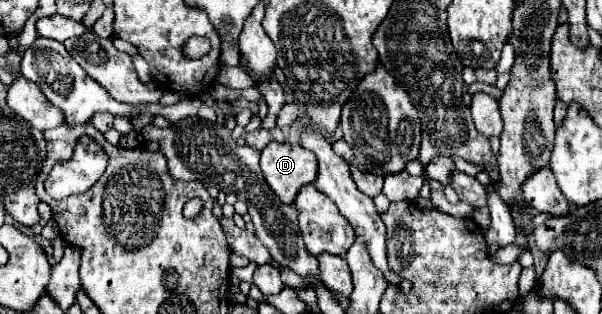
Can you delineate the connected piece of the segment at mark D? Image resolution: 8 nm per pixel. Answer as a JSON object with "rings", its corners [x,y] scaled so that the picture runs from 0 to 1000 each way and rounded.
{"rings":[[[450,452],[434,484],[434,548],[470,650],[487,650],[500,592],[527,561],[523,490],[497,459]]]}

